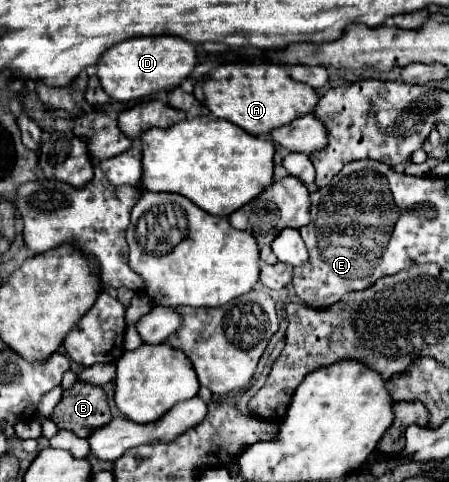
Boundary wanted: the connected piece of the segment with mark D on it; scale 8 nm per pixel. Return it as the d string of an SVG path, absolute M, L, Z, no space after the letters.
M162 35L156 39L136 37L112 45L96 63L96 71L110 99L128 103L128 101L150 99L152 95L158 95L162 89L176 87L190 75L190 71L196 65L198 65L198 55L192 43Z

